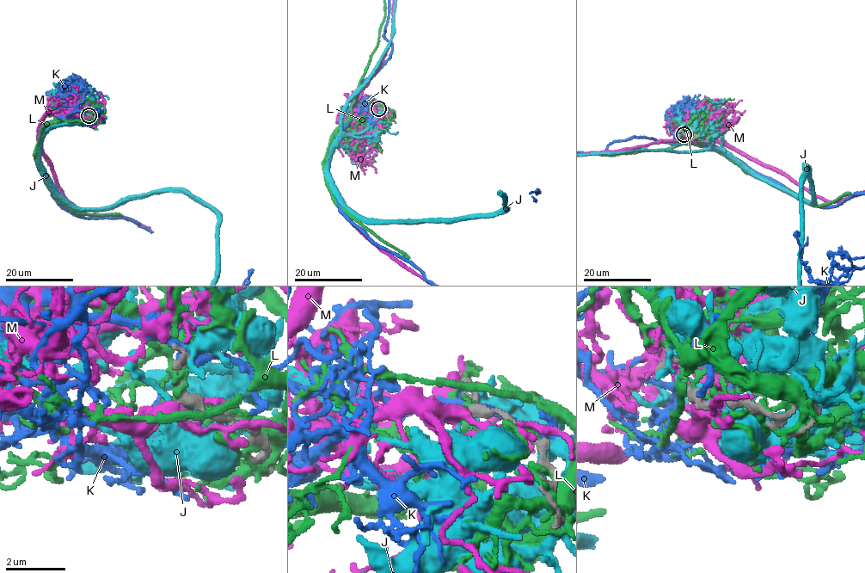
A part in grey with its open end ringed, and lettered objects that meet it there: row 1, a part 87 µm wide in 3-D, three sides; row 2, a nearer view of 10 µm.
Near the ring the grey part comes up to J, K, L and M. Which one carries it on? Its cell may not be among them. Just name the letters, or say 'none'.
M

